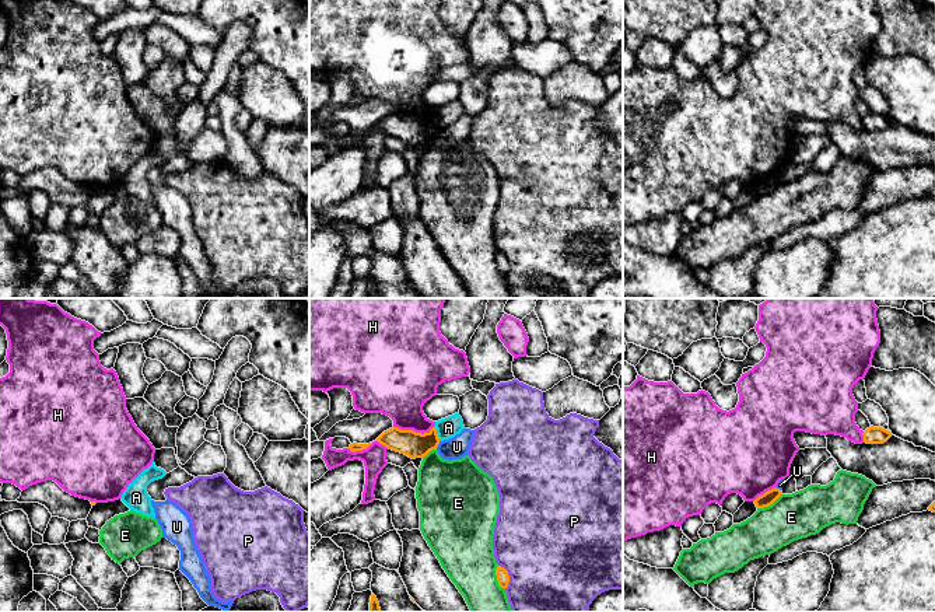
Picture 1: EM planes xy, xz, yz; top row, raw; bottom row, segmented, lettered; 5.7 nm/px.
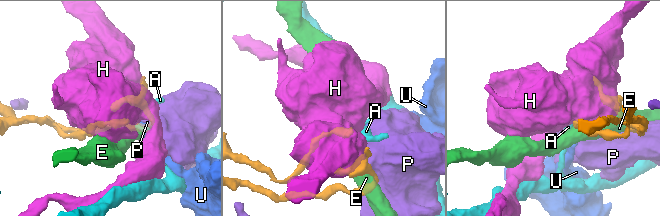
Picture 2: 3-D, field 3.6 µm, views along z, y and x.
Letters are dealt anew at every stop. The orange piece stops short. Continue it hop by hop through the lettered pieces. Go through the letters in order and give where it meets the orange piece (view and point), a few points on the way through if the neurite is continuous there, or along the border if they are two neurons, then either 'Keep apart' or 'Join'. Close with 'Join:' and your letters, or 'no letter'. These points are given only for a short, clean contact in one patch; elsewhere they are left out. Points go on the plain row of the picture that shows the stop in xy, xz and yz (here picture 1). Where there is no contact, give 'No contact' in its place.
A: Touches orange at xz (436, 119). Boundary: xz (434, 112), (440, 126). Keep apart
E: Touches orange at xz (497, 263). Keep apart
H: Touches orange at xz (412, 116). Keep apart
P: Touches orange at xz (508, 262). Keep apart
U: Touches orange at xz (437, 132). Boundary: xz (440, 128), (436, 135). Keep apart
Join: no letter

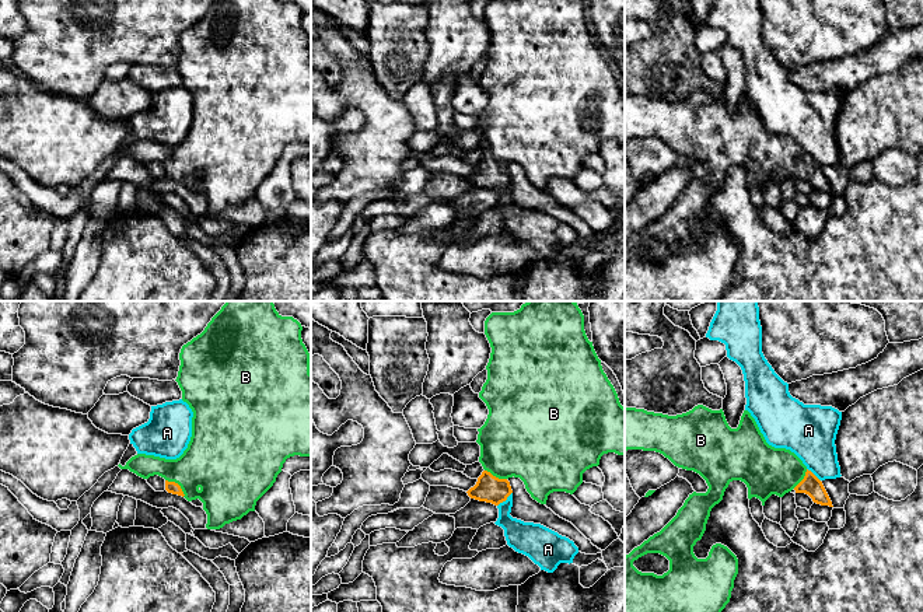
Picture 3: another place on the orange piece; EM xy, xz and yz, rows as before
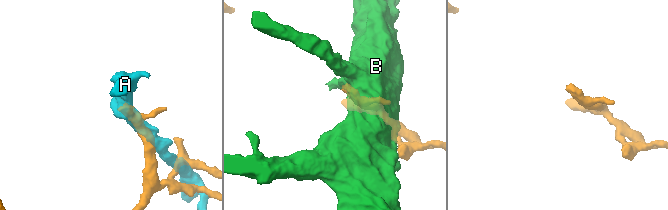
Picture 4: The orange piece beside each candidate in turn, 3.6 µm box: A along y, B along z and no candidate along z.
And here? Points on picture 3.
A: Touches orange at xz (504, 186). Keep apart
B: Touches orange at xy (177, 170). Path across: xy (172, 174), (177, 170), (192, 156), (213, 147). Join
Join: B

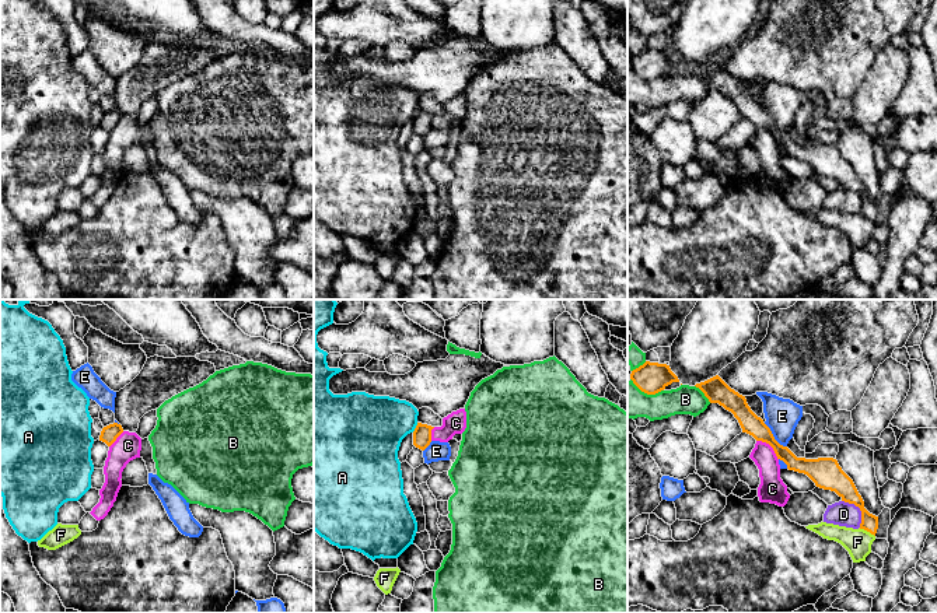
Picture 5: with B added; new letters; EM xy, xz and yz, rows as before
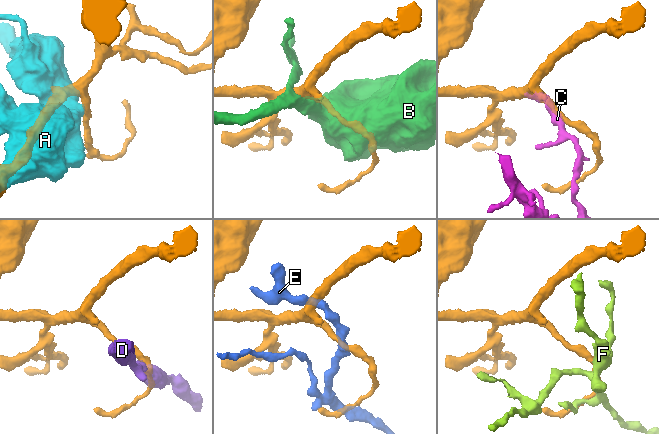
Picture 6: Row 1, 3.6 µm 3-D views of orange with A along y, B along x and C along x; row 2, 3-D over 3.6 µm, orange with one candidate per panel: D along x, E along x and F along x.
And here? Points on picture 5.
A: Touches orange at xz (416, 114). Keep apart
B: Touches orange at yz (703, 79). Keep apart
C: Touches orange at yz (771, 132). Boundary: yz (757, 126), (765, 128), (778, 146). Keep apart
D: Touches orange at yz (860, 196). Boundary: yz (842, 186), (859, 195), (860, 213). Keep apart
E: Touches orange at yz (773, 123). Keep apart
F: Touches orange at yz (867, 217). Keep apart
Join: no letter

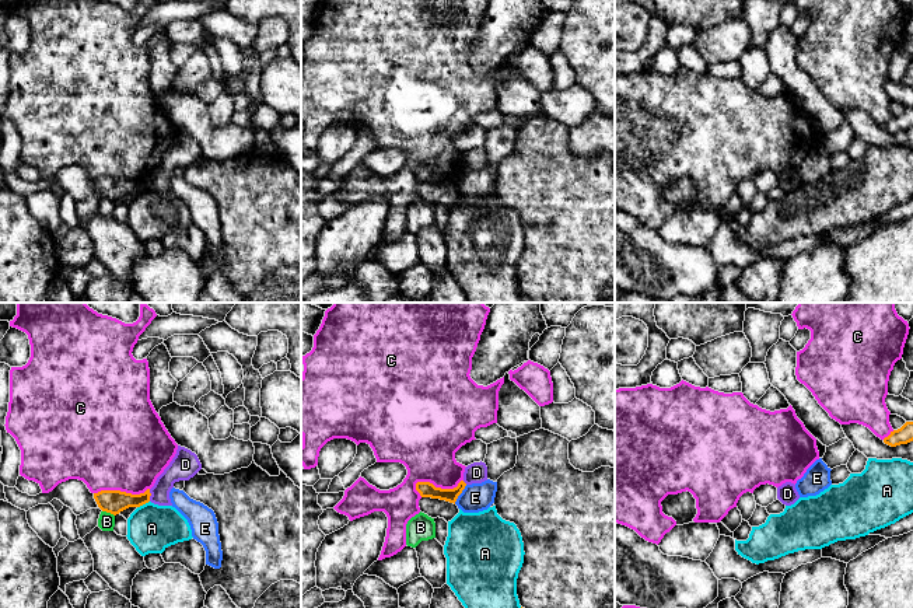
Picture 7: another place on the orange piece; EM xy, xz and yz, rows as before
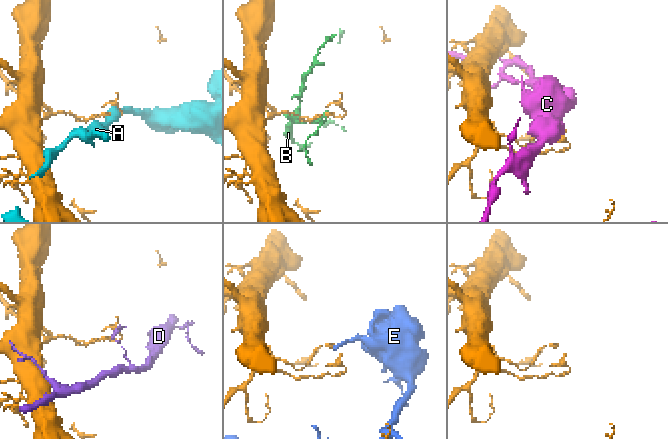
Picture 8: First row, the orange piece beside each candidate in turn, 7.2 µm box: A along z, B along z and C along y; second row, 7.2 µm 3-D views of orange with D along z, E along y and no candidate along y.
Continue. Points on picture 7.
A: Touches orange at xy (143, 189). Keep apart
B: Touches orange at xy (108, 198). Keep apart
C: Touches orange at xz (436, 174). Keep apart
D: Touches orange at xy (150, 181). Keep apart
E: Touches orange at xz (460, 180). Boundary: xz (467, 171), (454, 189). Keep apart
Join: no letter

